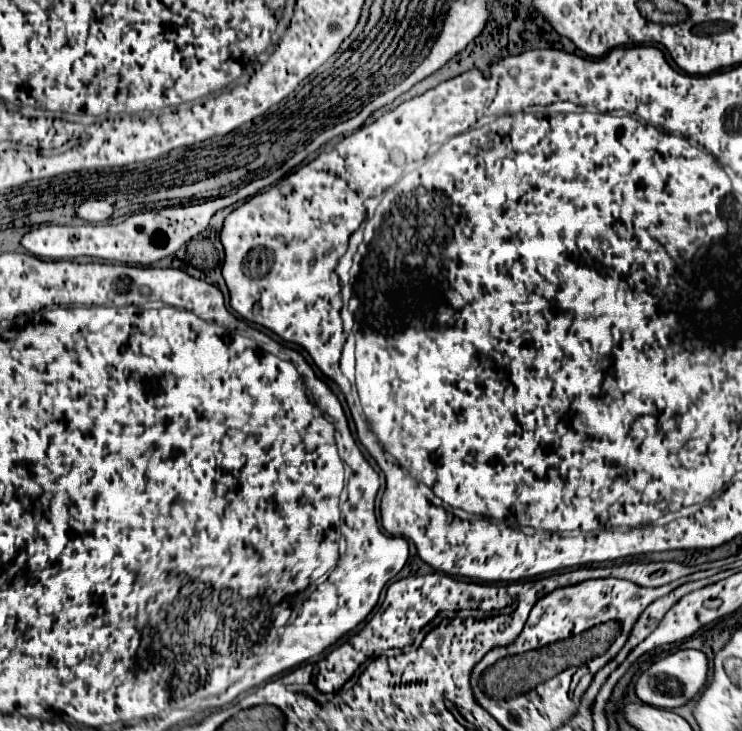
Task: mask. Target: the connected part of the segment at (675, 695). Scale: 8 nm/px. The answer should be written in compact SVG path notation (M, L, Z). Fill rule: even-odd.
M679 650L669 654L657 662L653 662L647 670L643 670L635 682L635 696L649 706L673 710L691 700L707 682L707 658L699 650Z

